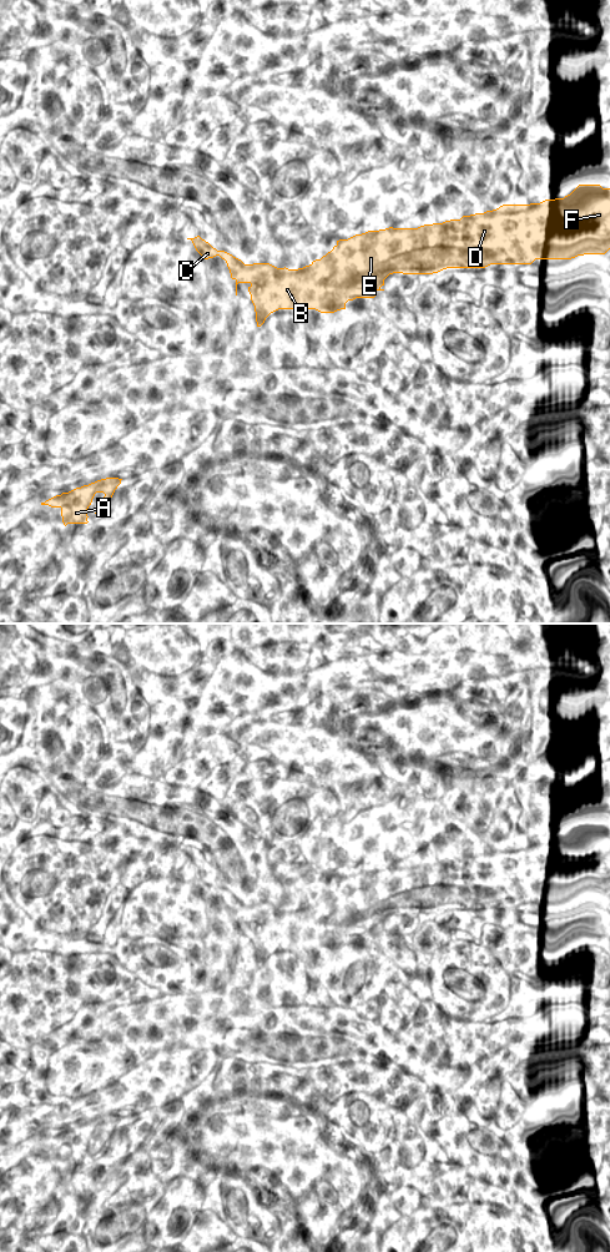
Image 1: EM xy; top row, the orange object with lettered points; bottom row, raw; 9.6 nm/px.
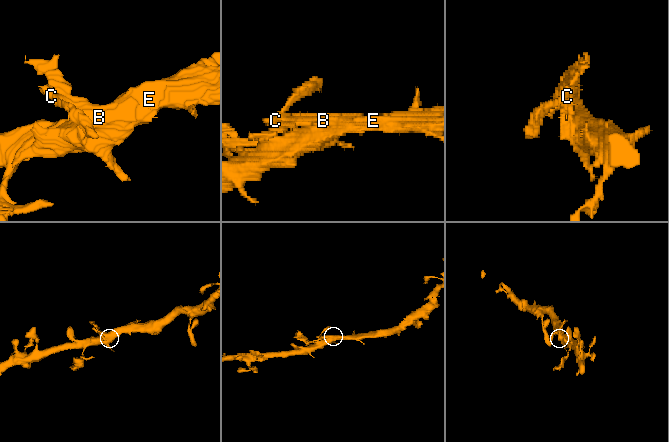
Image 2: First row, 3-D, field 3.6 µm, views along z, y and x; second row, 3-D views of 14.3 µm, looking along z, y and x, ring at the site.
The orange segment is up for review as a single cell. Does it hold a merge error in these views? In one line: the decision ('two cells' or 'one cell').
one cell

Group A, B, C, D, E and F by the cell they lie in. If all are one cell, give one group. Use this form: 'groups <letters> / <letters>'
groups A B C D E F

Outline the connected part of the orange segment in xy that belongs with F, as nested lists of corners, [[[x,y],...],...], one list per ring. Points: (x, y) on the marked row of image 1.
[[[579,185],[570,195],[564,198],[545,200],[540,203],[530,205],[503,205],[496,209],[487,211],[484,213],[475,213],[470,216],[463,216],[460,219],[450,219],[443,223],[424,224],[418,228],[385,228],[379,231],[368,231],[362,234],[356,234],[348,239],[339,239],[331,252],[323,256],[321,259],[313,261],[309,266],[298,269],[277,268],[269,263],[253,263],[244,264],[241,259],[233,257],[225,251],[217,251],[208,242],[200,236],[191,239],[196,251],[205,258],[213,258],[220,256],[226,261],[231,273],[231,278],[236,281],[236,296],[238,283],[249,283],[248,292],[251,301],[254,306],[257,327],[261,327],[266,318],[278,309],[316,309],[321,313],[334,313],[341,309],[346,309],[346,303],[356,298],[374,298],[377,291],[384,291],[380,287],[384,286],[384,279],[393,273],[403,274],[433,274],[447,268],[485,268],[490,264],[531,264],[535,259],[571,259],[584,254],[605,254],[610,249],[610,188],[603,188],[600,185]]]

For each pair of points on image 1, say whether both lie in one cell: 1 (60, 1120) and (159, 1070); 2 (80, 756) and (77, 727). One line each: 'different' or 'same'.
1: same
2: same

